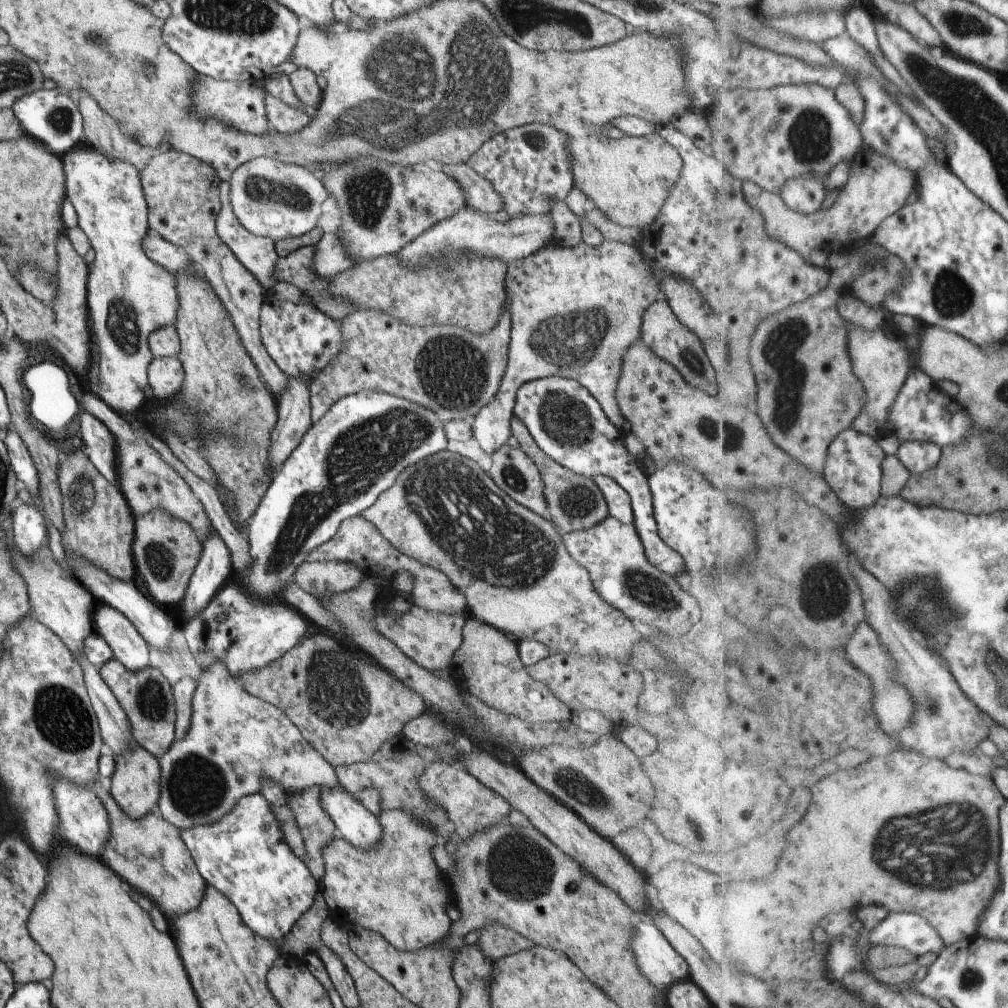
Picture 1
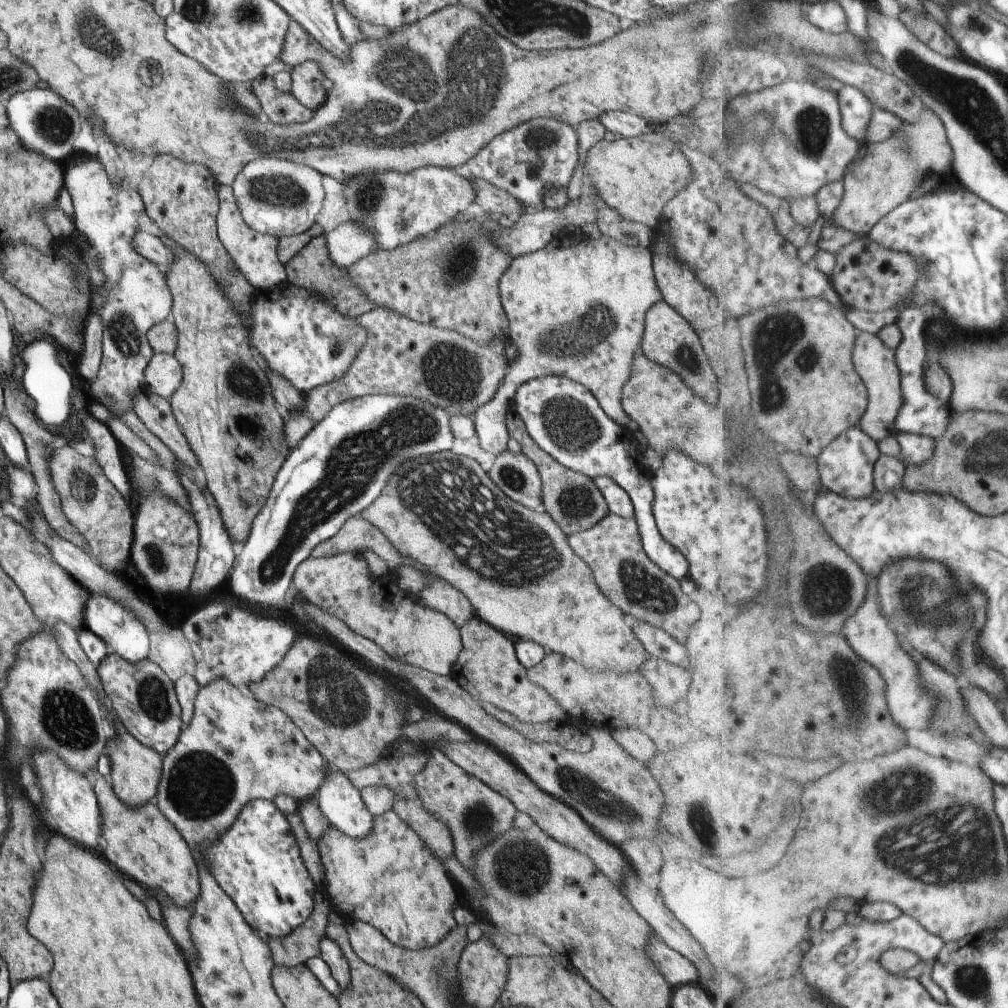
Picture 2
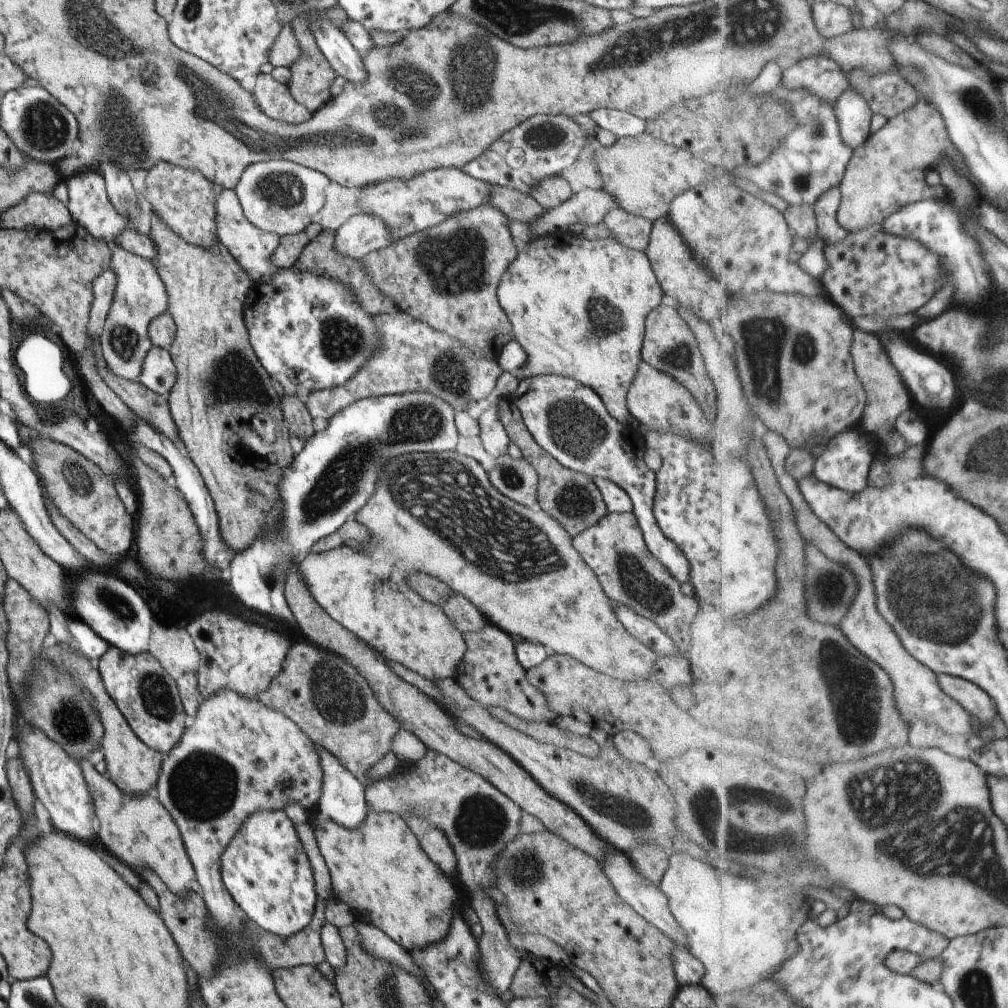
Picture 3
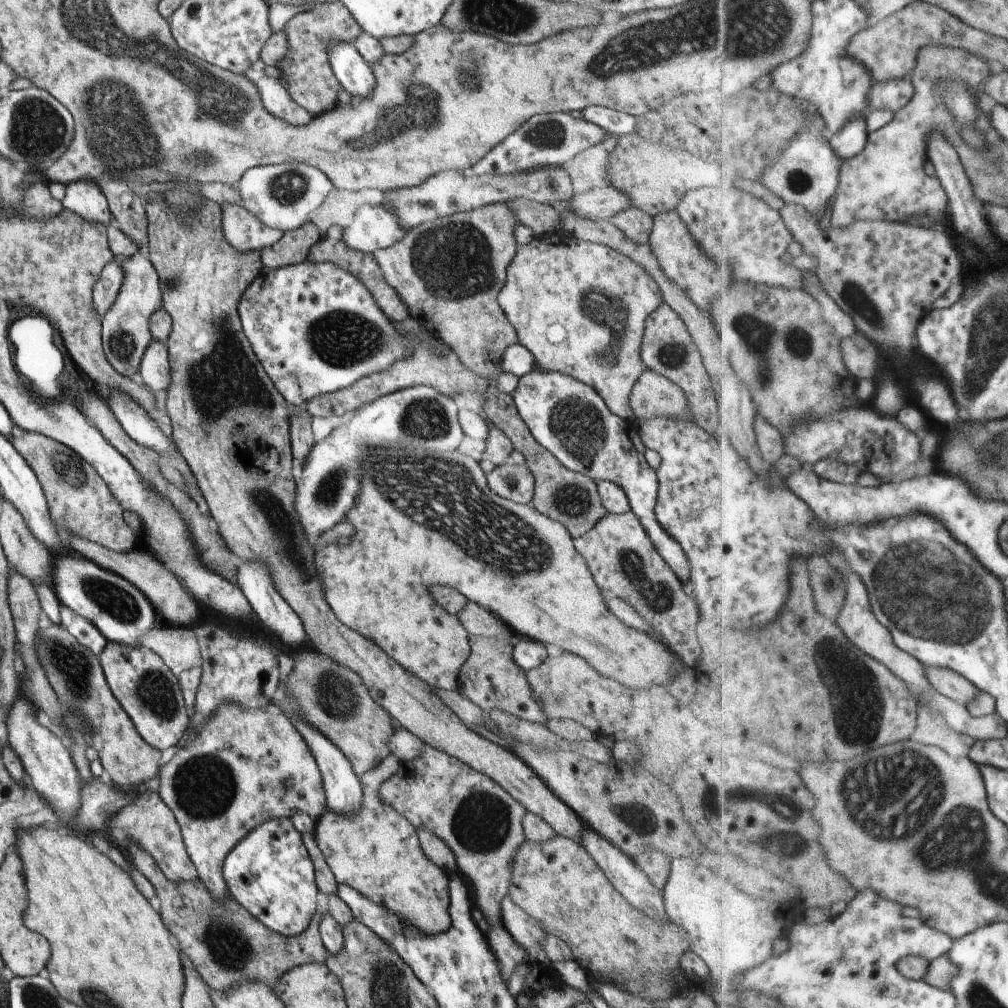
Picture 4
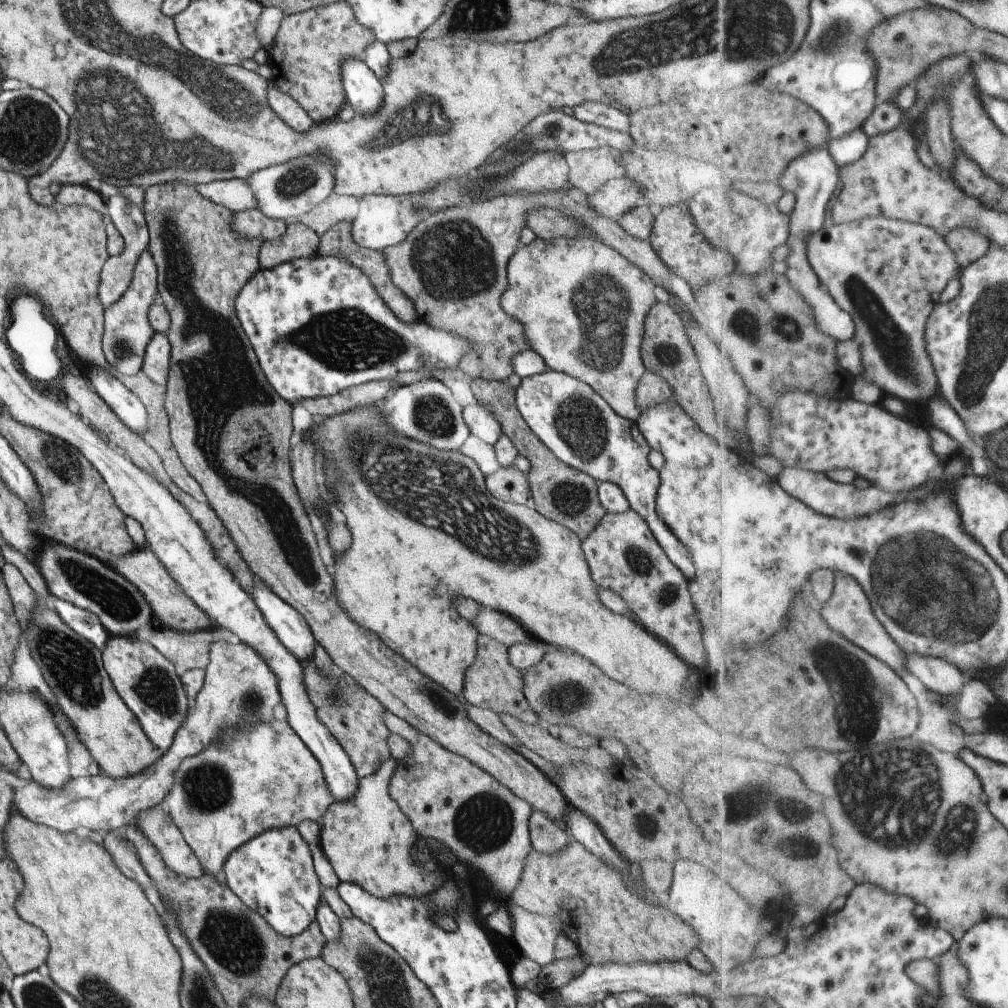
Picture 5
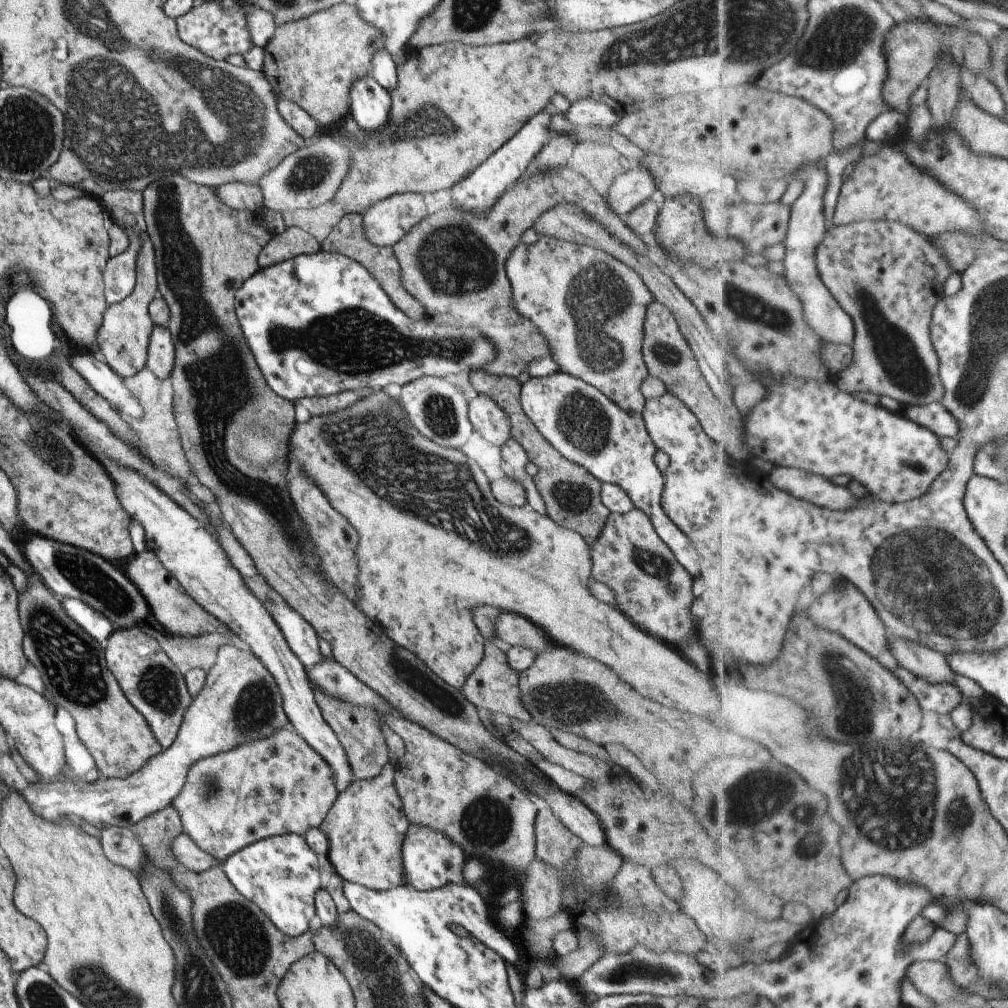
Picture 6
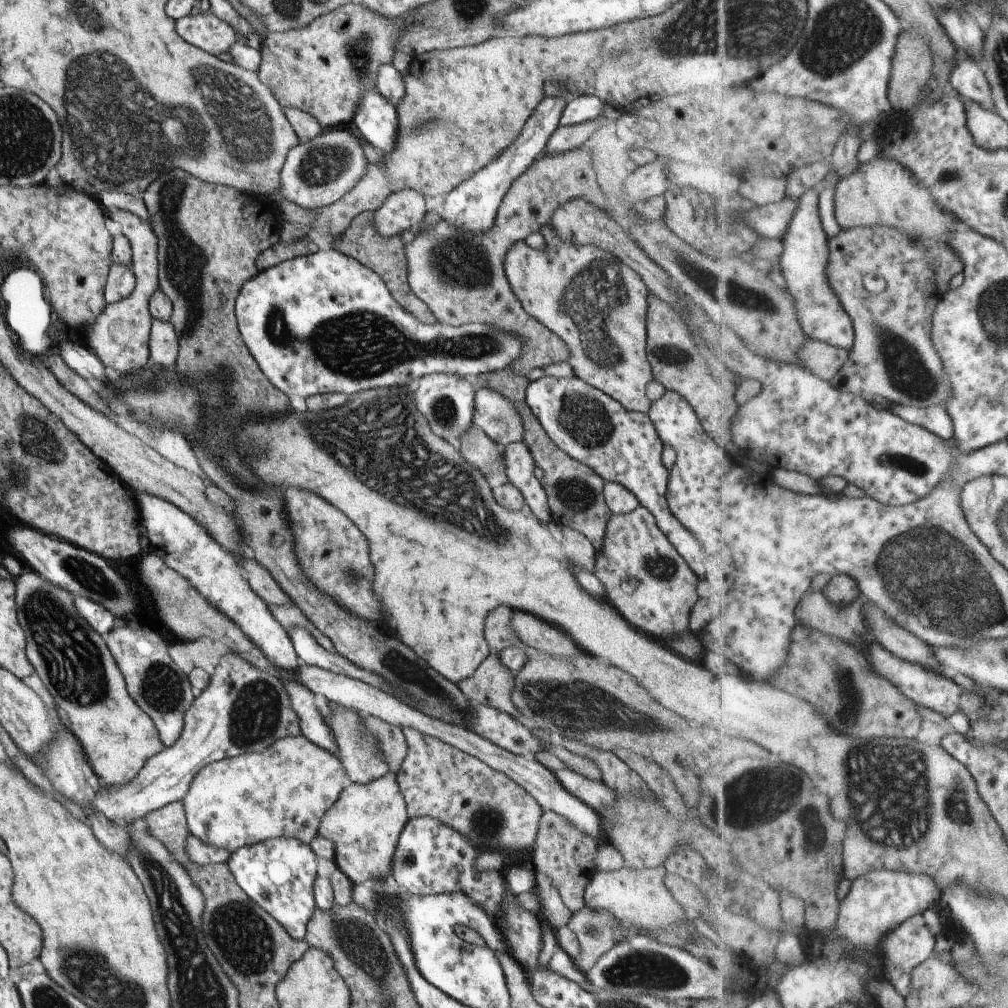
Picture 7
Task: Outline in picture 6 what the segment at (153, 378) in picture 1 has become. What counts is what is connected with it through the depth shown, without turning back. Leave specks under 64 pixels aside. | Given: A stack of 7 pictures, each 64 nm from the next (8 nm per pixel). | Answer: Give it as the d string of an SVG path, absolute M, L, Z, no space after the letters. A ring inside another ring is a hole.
M153 326L146 349L144 370L152 378L163 381L170 376L173 362L174 349L167 328Z

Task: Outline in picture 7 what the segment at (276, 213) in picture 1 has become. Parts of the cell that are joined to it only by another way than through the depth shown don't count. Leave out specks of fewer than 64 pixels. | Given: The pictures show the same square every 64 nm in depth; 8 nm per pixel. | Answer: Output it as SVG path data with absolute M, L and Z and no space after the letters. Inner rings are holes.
M346 126L322 130L317 137L311 138L305 143L299 143L298 146L288 151L278 173L278 187L263 198L267 202L269 200L275 202L279 208L286 201L305 211L321 209L323 206L335 203L339 198L342 198L345 190L360 180L366 172L365 162L361 146L353 136L348 134Z

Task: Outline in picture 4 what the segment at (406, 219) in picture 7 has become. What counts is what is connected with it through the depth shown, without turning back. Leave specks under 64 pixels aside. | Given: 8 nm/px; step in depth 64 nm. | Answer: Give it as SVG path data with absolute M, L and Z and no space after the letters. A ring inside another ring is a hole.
M381 202L362 204L355 211L349 226L343 227L341 240L351 250L373 253L399 242L407 232L409 230L399 228L397 216L387 212Z

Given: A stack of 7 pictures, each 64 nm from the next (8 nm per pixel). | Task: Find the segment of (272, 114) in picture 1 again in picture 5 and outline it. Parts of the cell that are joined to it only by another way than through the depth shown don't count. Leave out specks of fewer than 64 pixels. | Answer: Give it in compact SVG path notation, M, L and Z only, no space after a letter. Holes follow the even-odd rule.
M267 81L267 106L277 114L277 116L289 128L297 132L309 130L309 126L313 126L313 121L309 115L287 94L283 94L277 86L273 86L271 81Z

